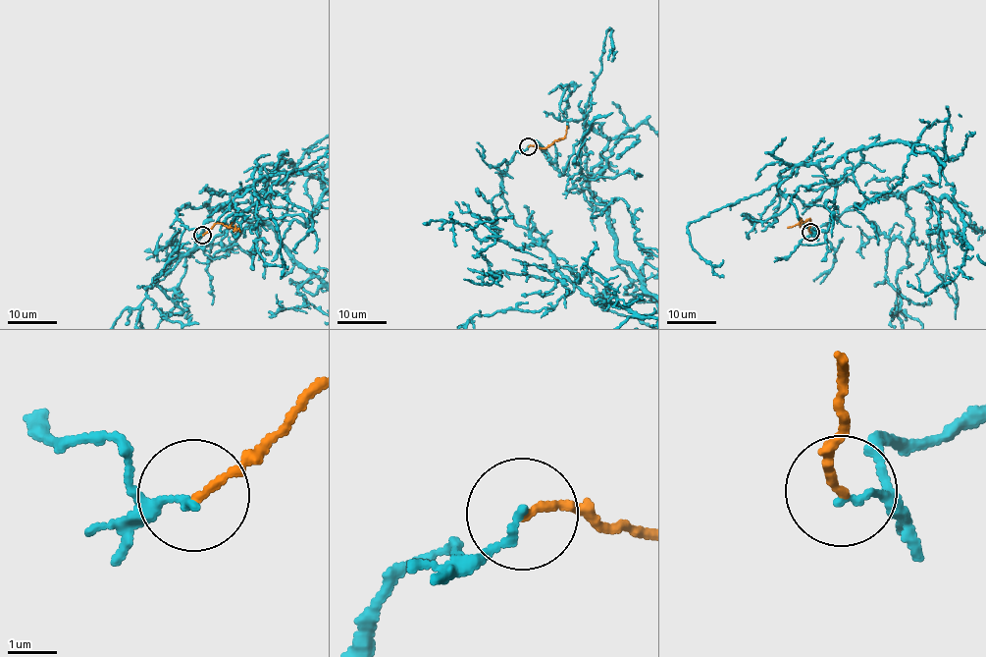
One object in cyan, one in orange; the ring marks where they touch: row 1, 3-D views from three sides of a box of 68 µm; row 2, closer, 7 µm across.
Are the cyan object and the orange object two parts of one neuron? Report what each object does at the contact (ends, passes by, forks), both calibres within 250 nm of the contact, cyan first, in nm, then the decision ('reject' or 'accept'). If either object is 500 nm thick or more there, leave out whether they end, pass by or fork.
cyan ends; orange ends; calibres 140 and 160 nm; reject

